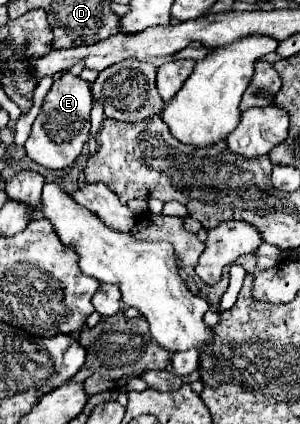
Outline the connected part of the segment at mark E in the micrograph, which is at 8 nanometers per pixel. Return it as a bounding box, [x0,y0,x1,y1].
[24,72,93,168]

